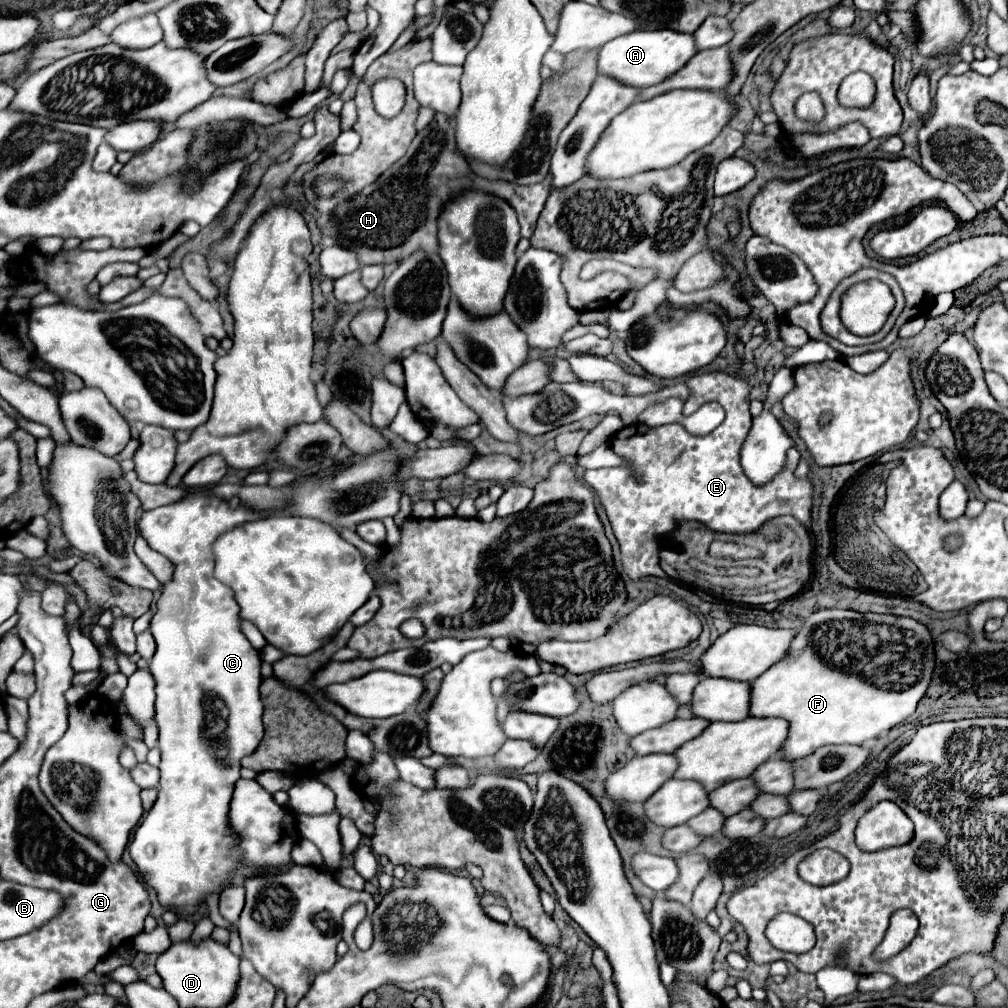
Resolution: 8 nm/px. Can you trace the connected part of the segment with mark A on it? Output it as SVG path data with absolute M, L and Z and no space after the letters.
M636 30L620 38L610 40L600 48L598 54L598 74L608 74L622 84L632 84L634 88L648 88L660 84L668 76L676 74L694 54L698 52L692 34L664 30Z

